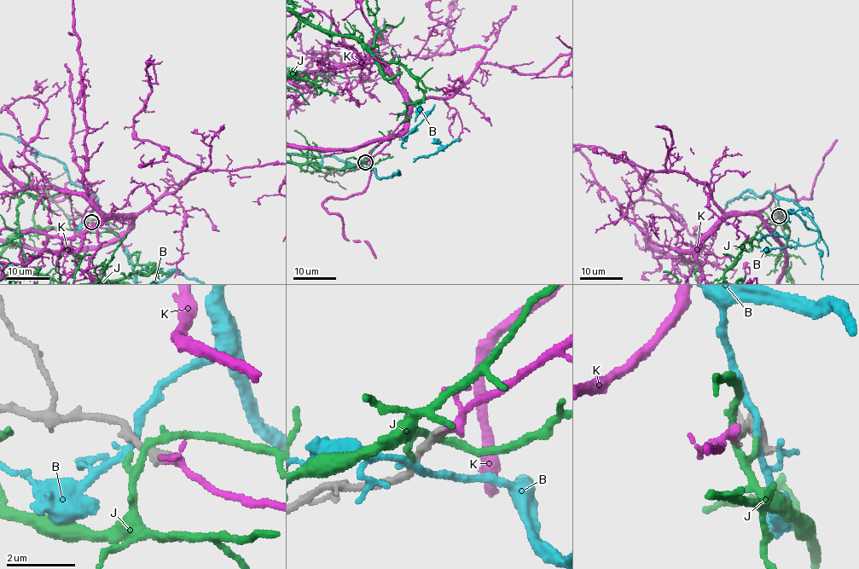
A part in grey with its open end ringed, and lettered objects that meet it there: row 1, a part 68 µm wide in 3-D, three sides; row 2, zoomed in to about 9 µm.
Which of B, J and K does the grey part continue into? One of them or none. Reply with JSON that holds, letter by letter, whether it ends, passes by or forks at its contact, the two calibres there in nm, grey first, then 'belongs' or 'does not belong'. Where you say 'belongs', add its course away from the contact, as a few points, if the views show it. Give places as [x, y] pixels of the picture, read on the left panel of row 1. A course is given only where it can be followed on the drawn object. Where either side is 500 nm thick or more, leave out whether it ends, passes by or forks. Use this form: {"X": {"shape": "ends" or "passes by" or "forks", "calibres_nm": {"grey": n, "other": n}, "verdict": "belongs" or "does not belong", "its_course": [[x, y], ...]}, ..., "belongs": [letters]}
{"B": {"shape": "passes by", "calibres_nm": {"grey": 200, "other": 200}, "verdict": "does not belong"}, "J": {"shape": "forks", "calibres_nm": {"grey": 280, "other": 180}, "verdict": "does not belong"}, "K": {"shape": "passes by", "calibres_nm": {"grey": 240, "other": 170}, "verdict": "belongs"}, "belongs": ["K"]}

